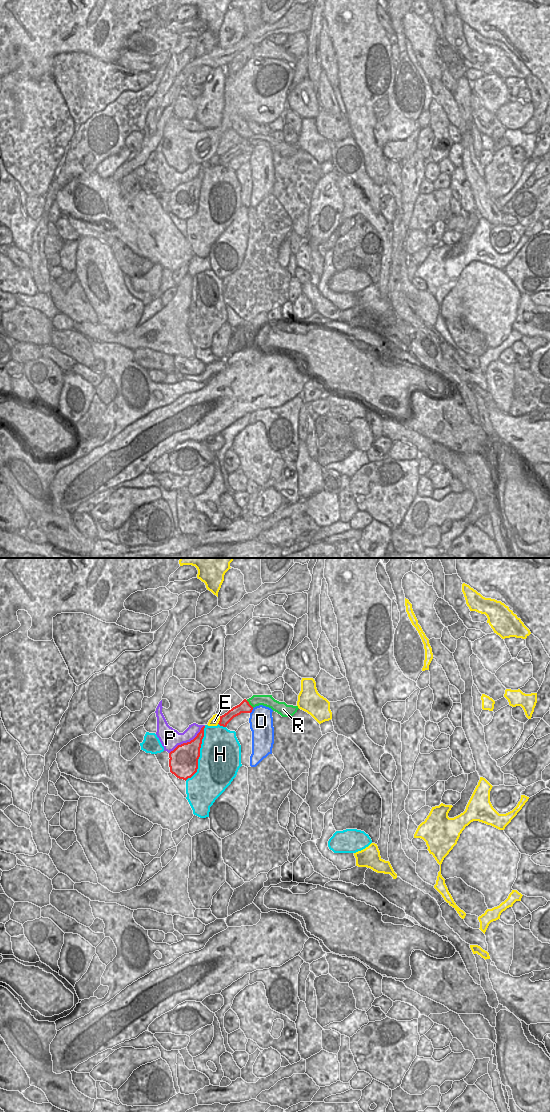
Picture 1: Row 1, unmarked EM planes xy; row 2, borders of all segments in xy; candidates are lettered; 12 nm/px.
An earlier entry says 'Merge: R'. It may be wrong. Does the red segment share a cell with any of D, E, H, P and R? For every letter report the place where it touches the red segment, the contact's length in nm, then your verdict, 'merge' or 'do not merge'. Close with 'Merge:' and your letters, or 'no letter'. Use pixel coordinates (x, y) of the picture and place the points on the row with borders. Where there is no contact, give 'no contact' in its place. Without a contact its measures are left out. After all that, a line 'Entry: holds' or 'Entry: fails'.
D: contact xy (251, 711); length 80 nm; do not merge
E: contact xy (220, 720); length 100 nm; do not merge
H: contact xy (199, 754); length 700 nm; do not merge
P: contact xy (187, 742); length 550 nm; do not merge
R: contact xy (249, 704); length 130 nm; merge
Merge: R
Entry: holds

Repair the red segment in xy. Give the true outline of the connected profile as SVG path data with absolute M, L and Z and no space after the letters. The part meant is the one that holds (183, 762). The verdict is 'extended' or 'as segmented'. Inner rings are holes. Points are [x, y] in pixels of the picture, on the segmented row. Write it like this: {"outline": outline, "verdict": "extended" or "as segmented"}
{"outline": "M205 726L201 728L193 740L178 745L169 753L170 772L177 778L186 781L197 772L200 748L204 737L204 728Z", "verdict": "as segmented"}

